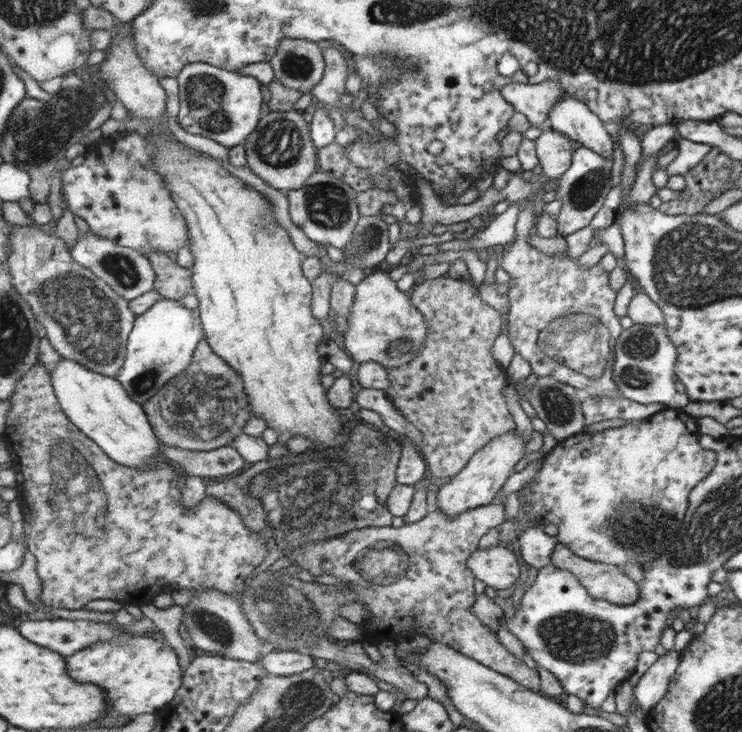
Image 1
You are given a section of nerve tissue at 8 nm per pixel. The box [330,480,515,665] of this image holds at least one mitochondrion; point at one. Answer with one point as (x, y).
(382, 563)

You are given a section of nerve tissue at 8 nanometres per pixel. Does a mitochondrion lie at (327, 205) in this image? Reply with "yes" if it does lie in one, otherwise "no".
yes

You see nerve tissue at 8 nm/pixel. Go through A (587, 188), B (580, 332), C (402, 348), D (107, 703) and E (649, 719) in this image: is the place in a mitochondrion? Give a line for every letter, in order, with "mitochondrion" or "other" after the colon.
A: mitochondrion
B: mitochondrion
C: mitochondrion
D: other
E: other

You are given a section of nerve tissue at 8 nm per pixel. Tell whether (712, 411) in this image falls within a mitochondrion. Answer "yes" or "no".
no

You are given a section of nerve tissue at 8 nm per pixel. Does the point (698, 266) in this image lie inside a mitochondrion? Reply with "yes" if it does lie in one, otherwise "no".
yes

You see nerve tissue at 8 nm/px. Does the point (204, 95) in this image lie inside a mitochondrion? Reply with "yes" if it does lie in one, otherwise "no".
yes

